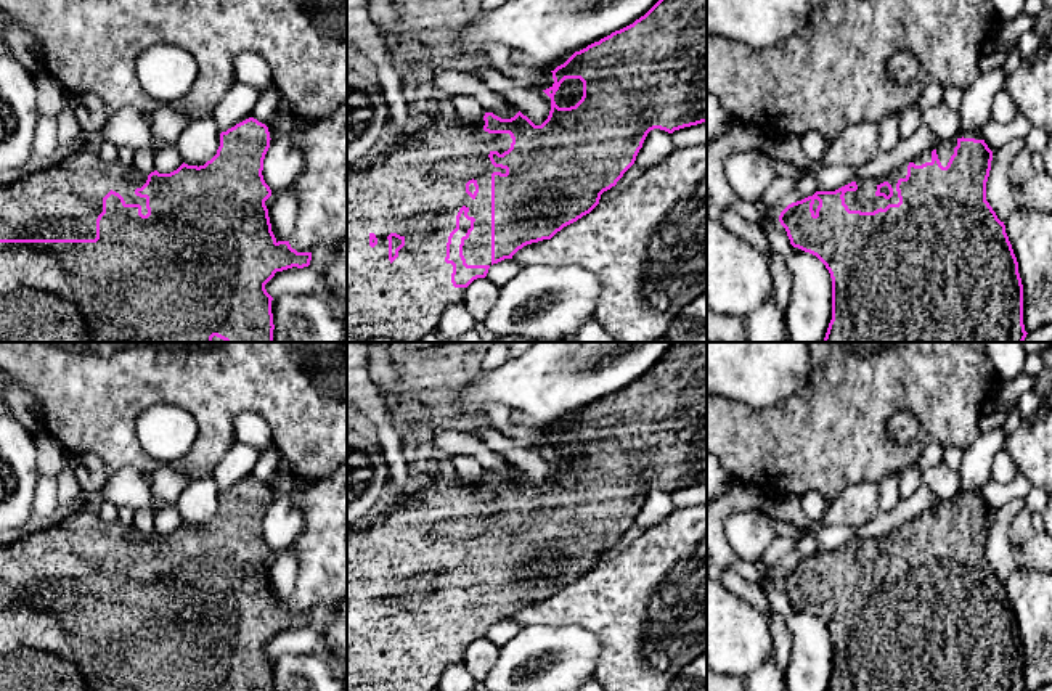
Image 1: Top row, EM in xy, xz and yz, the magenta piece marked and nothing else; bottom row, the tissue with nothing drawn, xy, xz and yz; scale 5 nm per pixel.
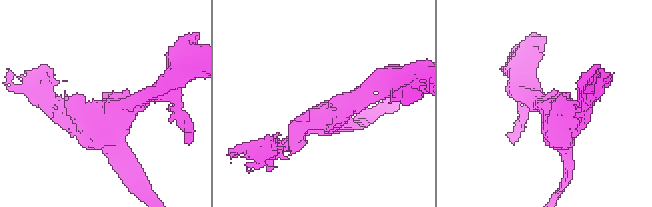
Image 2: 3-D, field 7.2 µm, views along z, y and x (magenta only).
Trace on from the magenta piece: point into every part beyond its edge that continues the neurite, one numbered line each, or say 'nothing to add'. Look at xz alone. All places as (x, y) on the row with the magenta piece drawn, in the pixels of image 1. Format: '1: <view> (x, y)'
1: xz (416, 190)

